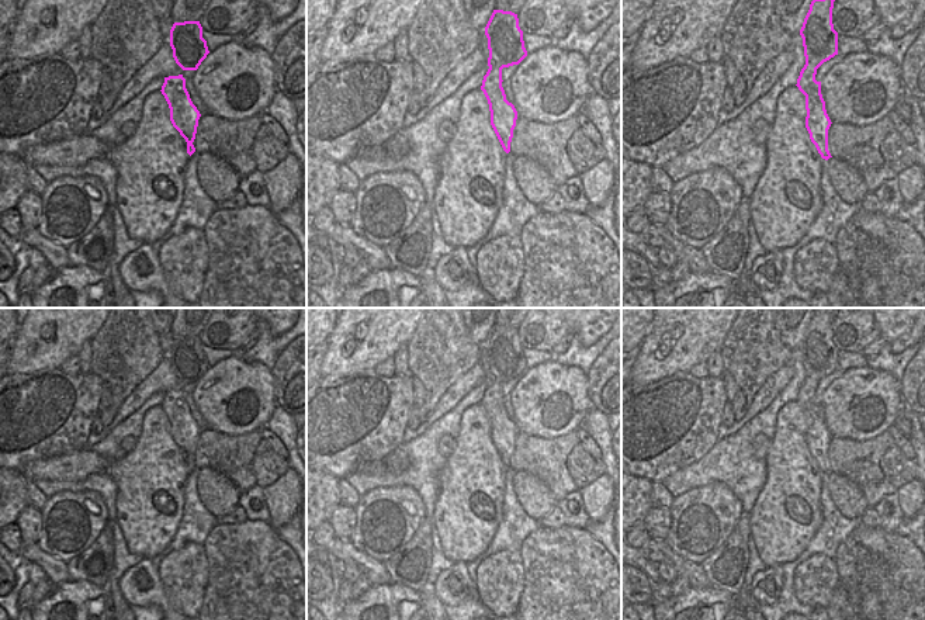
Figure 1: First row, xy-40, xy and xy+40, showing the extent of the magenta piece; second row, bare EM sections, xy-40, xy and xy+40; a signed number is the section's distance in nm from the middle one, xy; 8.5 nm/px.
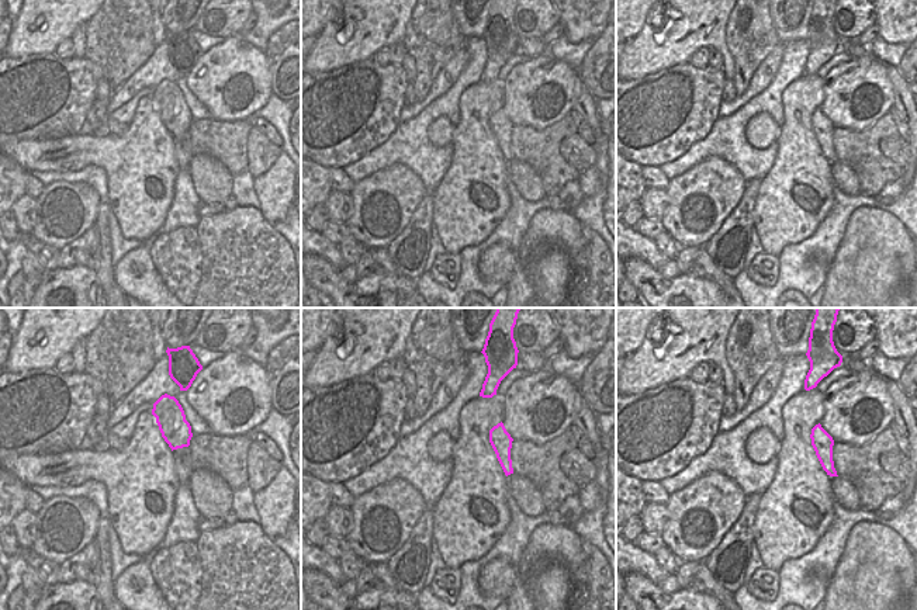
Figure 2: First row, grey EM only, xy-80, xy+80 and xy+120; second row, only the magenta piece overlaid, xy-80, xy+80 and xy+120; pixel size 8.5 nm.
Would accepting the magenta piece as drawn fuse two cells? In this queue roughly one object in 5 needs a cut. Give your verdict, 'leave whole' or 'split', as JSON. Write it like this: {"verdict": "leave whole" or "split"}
{"verdict": "split"}

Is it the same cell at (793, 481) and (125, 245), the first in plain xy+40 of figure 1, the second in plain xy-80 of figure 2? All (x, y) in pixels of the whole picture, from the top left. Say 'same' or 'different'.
different

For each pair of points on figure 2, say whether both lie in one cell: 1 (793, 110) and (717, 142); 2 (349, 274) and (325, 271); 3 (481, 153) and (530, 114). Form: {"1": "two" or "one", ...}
{"1": "two", "2": "two", "3": "two"}

